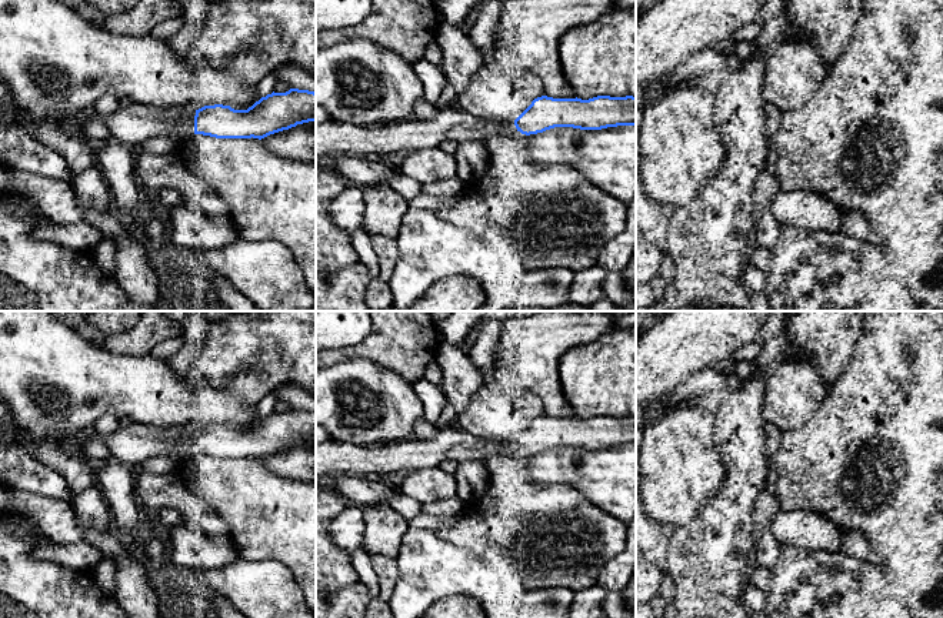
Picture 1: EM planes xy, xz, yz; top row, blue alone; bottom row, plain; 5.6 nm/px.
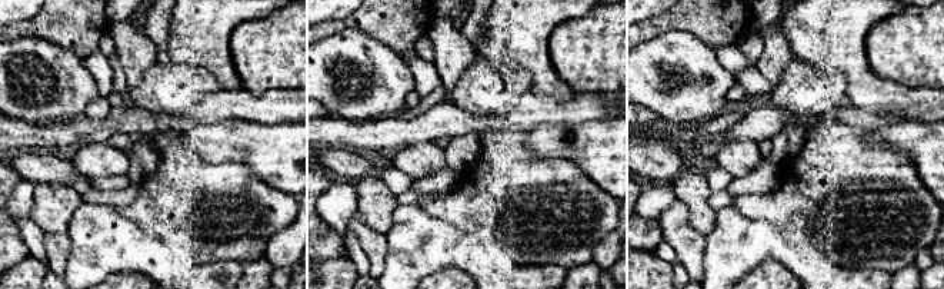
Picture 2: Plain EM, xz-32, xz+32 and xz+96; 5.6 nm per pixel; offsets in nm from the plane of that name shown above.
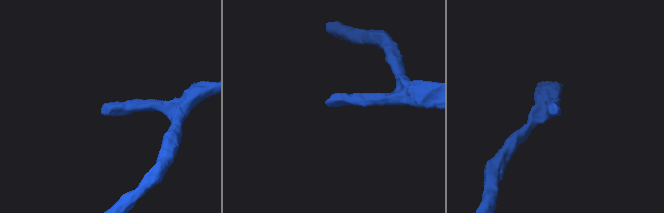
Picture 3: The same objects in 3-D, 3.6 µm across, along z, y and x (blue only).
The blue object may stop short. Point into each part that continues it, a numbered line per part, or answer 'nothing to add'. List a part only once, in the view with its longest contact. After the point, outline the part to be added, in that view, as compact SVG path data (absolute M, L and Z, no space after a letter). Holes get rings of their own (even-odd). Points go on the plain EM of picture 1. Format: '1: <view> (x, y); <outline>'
1: xy (132, 446); M133 422L119 427L110 434L100 434L94 428L73 440L73 445L83 448L90 441L103 442L110 460L124 464L134 472L151 457L163 455L171 458L194 455L194 425L153 427Z

